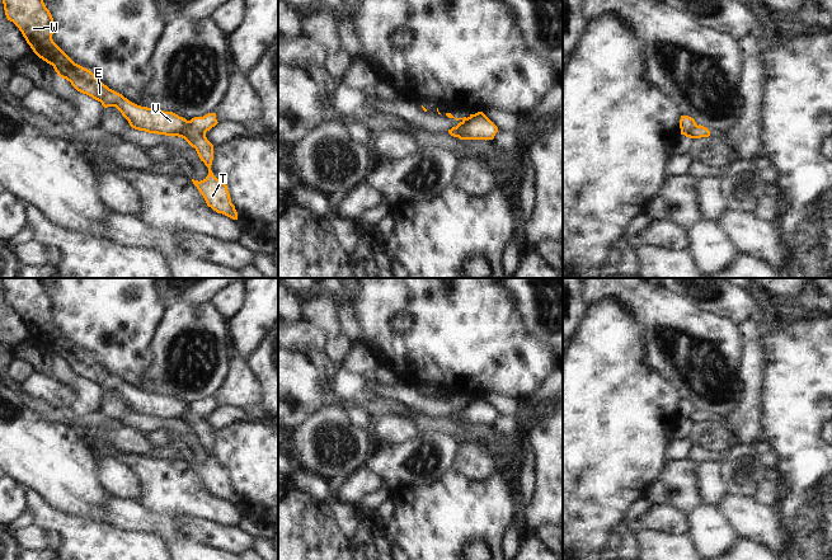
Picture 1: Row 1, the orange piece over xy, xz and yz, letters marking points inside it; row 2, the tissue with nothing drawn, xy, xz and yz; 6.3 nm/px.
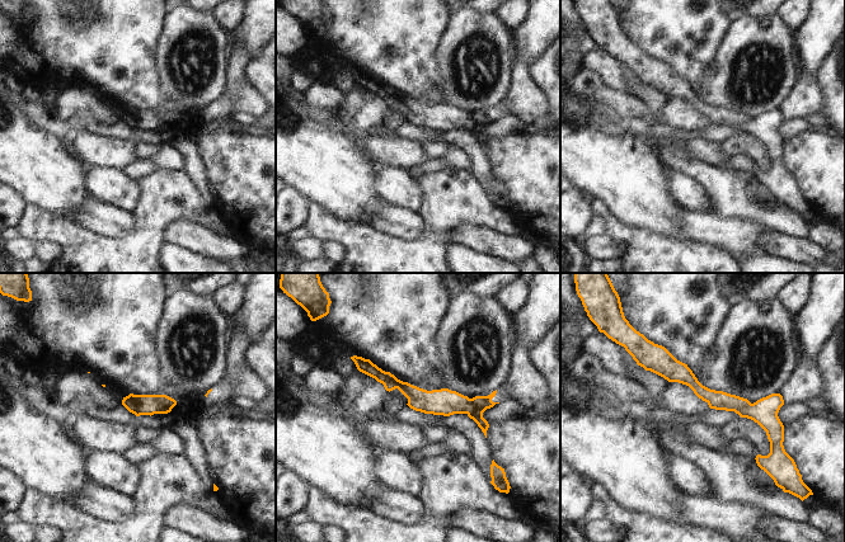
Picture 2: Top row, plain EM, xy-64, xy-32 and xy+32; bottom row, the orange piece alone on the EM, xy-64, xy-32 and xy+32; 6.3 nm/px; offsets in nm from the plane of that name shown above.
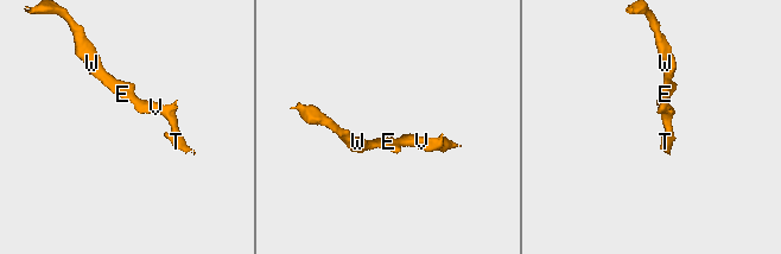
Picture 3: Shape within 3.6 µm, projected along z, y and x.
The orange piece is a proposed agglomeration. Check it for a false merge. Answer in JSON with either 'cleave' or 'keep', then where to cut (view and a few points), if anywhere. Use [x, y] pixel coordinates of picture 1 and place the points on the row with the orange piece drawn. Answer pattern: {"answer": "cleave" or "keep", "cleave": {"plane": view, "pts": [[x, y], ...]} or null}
{"answer": "cleave", "cleave": {"plane": "xy", "pts": [[188, 121], [188, 125], [178, 136]]}}

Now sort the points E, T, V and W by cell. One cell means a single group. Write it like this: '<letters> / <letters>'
E V W / T

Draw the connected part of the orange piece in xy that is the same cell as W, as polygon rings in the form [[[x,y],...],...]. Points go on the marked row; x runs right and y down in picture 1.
[[[3,0],[3,4],[8,20],[19,28],[33,52],[77,91],[100,102],[104,108],[116,107],[135,130],[171,137],[179,137],[187,130],[185,118],[137,105],[99,81],[90,70],[75,63],[52,39],[53,18],[43,0]]]

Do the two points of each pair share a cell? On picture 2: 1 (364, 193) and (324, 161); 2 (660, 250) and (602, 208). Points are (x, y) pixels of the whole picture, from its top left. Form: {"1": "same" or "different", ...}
{"1": "same", "2": "same"}

